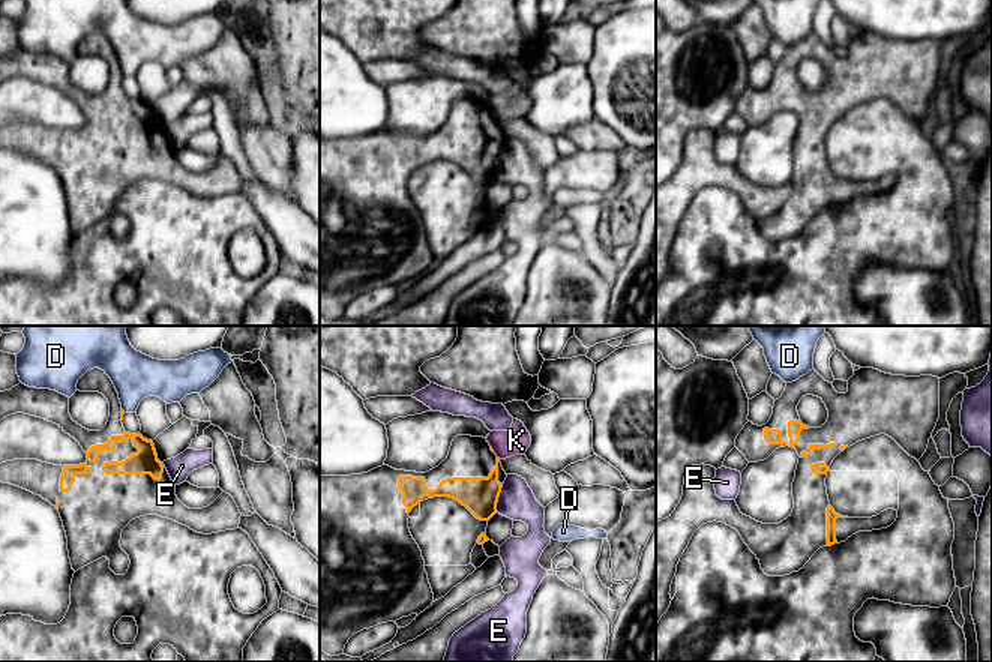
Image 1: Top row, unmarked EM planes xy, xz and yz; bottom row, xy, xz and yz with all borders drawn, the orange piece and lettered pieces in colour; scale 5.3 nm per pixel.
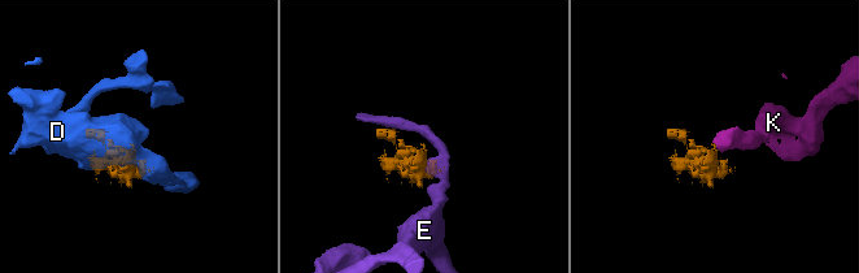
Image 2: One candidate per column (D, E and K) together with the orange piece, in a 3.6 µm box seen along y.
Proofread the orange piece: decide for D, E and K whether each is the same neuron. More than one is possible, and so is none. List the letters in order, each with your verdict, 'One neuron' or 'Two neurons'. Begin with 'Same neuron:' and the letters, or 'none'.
Same neuron: none
D: Two neurons
E: Two neurons
K: Two neurons

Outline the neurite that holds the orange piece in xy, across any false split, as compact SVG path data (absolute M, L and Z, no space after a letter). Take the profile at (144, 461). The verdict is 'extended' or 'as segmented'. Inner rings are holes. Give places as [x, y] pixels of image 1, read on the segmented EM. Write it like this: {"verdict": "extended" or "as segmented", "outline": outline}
{"verdict": "extended", "outline": "M99 368L87 371L78 380L77 390L99 392L108 399L110 417L101 431L89 431L74 422L69 414L69 398L56 390L29 387L20 383L11 390L0 392L0 420L15 413L45 419L74 437L87 453L87 461L80 465L62 467L38 459L14 459L0 464L0 482L41 495L59 510L75 572L107 557L110 569L116 575L125 575L131 560L120 546L122 531L132 519L144 515L168 518L203 534L239 528L242 513L234 498L227 492L222 492L210 506L203 509L189 509L177 498L176 485L164 462L158 459L153 441L141 434L125 431L122 423L125 411L105 371Z"}

